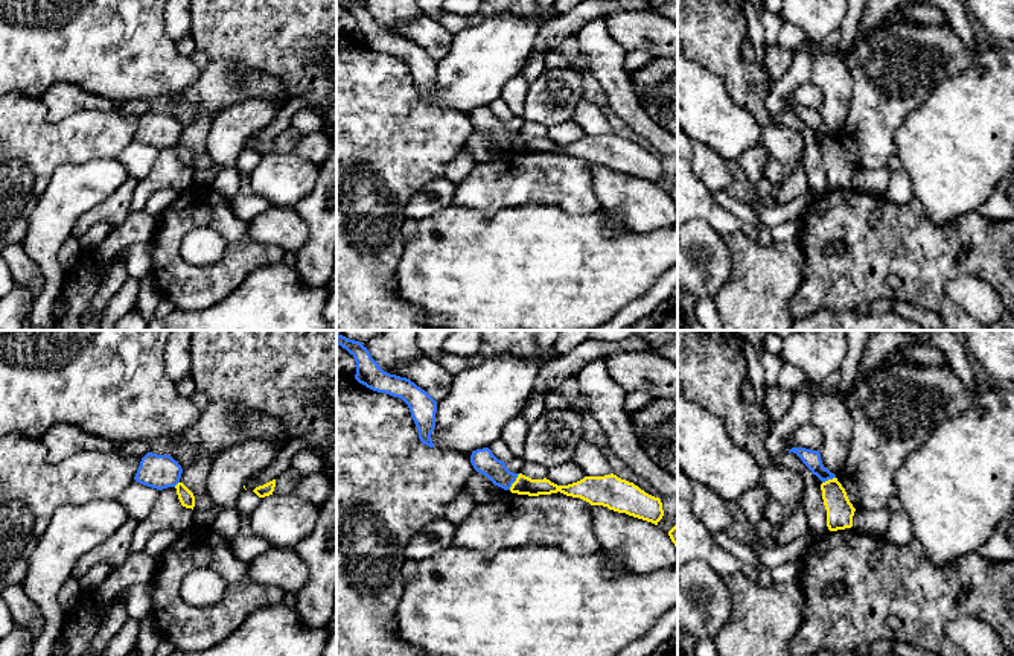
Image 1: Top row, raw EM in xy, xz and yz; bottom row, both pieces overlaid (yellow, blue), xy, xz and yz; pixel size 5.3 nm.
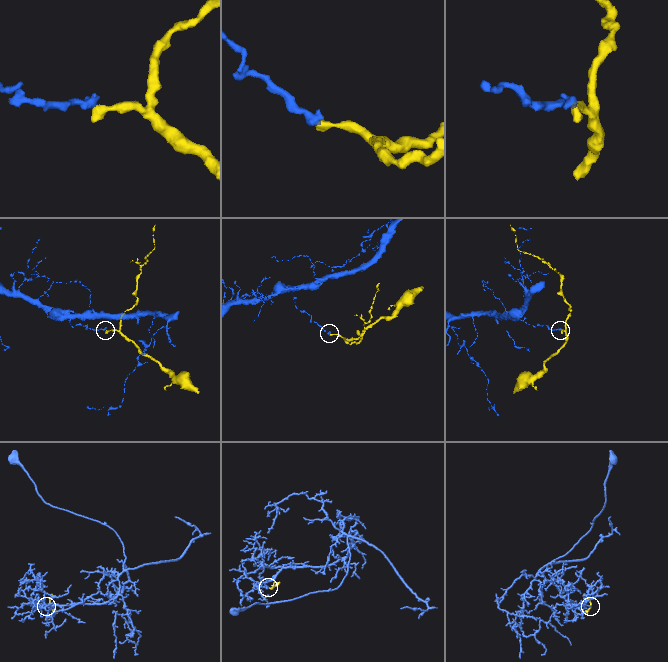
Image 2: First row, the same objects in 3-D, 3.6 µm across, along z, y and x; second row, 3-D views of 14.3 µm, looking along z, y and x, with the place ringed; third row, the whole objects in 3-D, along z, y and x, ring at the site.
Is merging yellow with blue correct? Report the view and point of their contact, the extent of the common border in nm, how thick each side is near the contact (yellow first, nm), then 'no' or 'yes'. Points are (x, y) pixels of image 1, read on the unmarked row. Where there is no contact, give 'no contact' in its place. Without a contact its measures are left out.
contact xz (515, 140); length 110 nm; calibres 100 and 120 nm; no

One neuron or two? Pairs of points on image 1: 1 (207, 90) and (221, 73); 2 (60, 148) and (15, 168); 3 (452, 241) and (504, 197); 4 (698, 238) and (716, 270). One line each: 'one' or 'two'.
1: one
2: one
3: two
4: one

